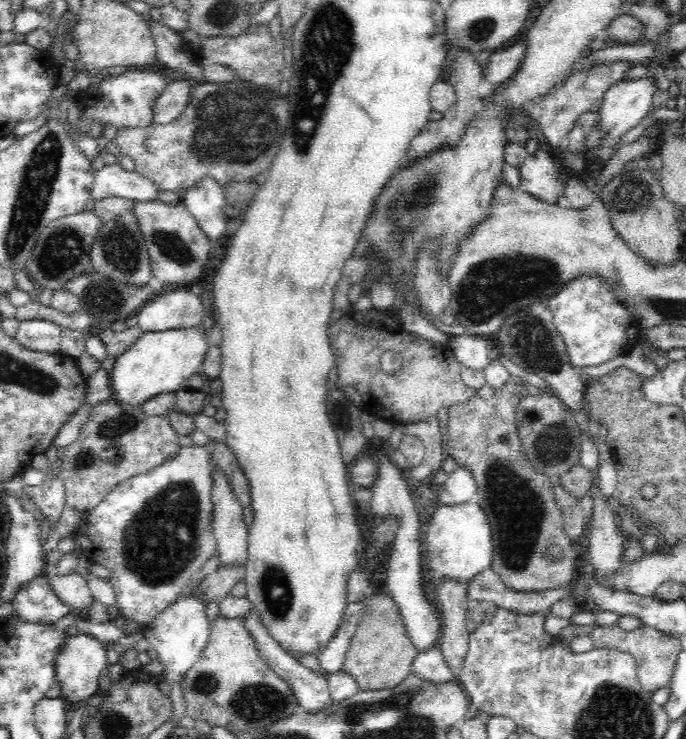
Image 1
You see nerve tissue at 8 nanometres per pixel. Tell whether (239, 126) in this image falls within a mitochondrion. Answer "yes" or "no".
yes

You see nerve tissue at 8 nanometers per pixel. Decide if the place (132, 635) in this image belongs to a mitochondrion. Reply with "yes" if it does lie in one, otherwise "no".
no

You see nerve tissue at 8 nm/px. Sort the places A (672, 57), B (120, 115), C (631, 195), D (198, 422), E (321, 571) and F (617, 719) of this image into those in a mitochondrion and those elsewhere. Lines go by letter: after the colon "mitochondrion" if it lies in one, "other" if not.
A: other
B: other
C: mitochondrion
D: other
E: other
F: mitochondrion

